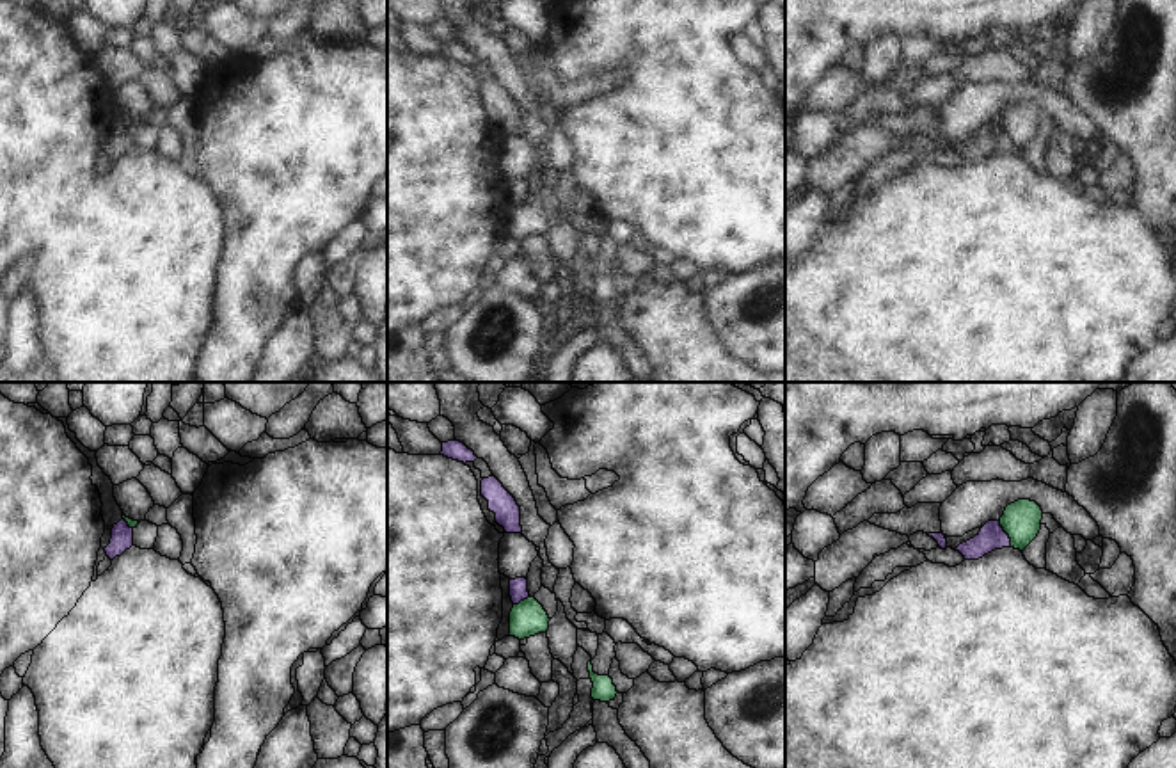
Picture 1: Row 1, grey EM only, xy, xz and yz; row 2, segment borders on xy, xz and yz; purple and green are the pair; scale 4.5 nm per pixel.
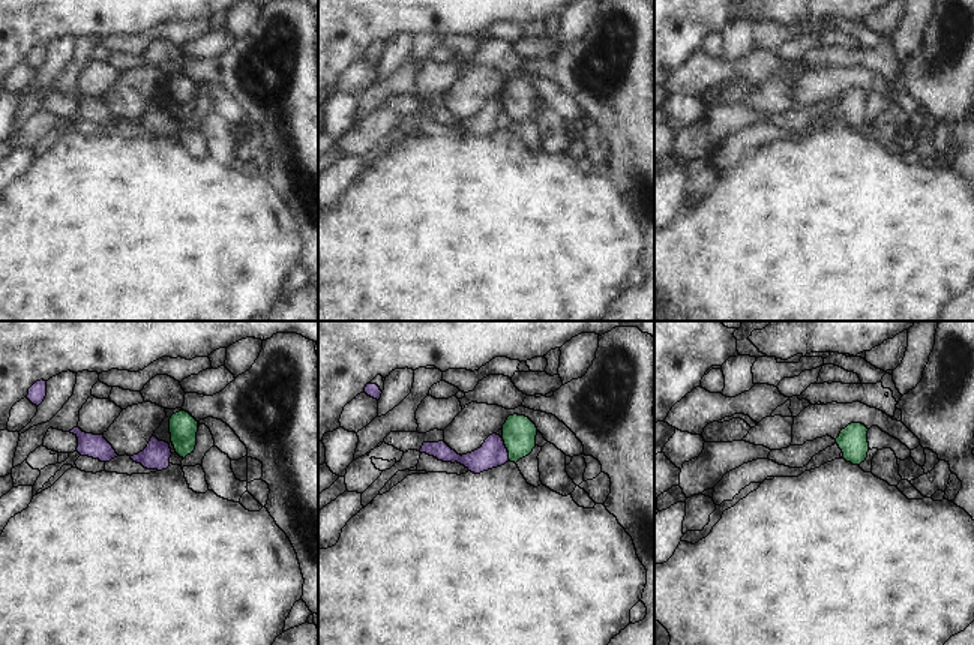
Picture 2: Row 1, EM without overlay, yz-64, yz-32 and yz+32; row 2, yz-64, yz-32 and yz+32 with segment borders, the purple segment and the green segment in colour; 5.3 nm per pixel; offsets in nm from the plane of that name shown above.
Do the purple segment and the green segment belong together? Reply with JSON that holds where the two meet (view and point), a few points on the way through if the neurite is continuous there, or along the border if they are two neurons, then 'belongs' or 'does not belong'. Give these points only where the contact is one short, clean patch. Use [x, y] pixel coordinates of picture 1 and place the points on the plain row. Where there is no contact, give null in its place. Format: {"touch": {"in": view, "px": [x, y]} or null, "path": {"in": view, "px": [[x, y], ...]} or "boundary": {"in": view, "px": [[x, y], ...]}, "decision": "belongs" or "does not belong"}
{"touch": {"in": "yz", "px": [1006, 136]}, "boundary": {"in": "yz", "px": [[999, 123], [1011, 148]]}, "decision": "does not belong"}

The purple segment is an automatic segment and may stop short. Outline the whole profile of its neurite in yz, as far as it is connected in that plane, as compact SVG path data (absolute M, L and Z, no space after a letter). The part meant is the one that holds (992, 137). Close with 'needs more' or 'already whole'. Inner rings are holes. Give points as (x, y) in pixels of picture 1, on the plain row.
M988 123L973 140L959 146L956 153L959 153L965 162L979 162L1002 149L1011 149L1009 137L1000 128L1000 123Z; already whole

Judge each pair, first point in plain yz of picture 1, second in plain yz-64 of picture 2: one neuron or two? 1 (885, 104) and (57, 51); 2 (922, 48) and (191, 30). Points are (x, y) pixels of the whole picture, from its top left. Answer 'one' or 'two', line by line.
1: two
2: two

